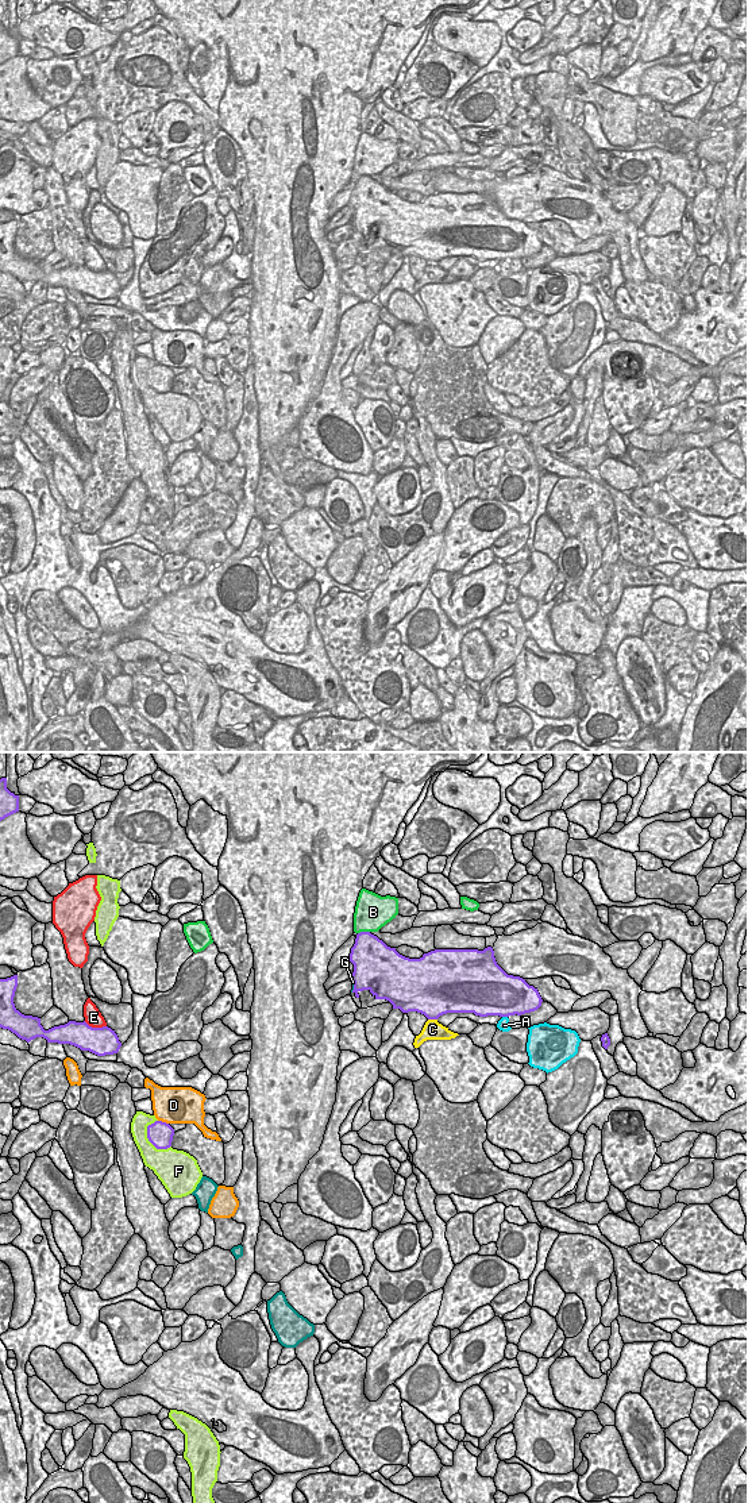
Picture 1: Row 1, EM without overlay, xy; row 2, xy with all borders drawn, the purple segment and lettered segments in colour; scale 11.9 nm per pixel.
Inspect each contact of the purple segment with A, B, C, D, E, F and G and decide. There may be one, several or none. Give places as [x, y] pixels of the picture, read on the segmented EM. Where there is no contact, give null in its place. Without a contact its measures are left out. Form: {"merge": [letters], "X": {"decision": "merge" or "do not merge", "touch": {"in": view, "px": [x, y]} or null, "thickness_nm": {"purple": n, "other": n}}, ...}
{"merge": [], "A": {"decision": "do not merge", "touch": {"in": "xy", "px": [505, 1016]}, "thickness_nm": {"purple": 500, "other": 140}}, "B": {"decision": "do not merge", "touch": {"in": "xy", "px": [363, 932]}, "thickness_nm": {"purple": 400, "other": 400}}, "C": {"decision": "do not merge", "touch": {"in": "xy", "px": [432, 1018]}, "thickness_nm": {"purple": 440, "other": 220}}, "D": {"decision": "do not merge", "touch": {"in": "xy", "px": [164, 1122]}, "thickness_nm": {"purple": 300, "other": 440}}, "E": {"decision": "do not merge", "touch": {"in": "xy", "px": [95, 1028]}, "thickness_nm": {"purple": 340, "other": 200}}, "F": {"decision": "do not merge", "touch": {"in": "xy", "px": [153, 1144]}, "thickness_nm": {"purple": 300, "other": 320}}, "G": {"decision": "do not merge", "touch": {"in": "xy", "px": [354, 986]}, "thickness_nm": {"purple": 420, "other": 30}}}

